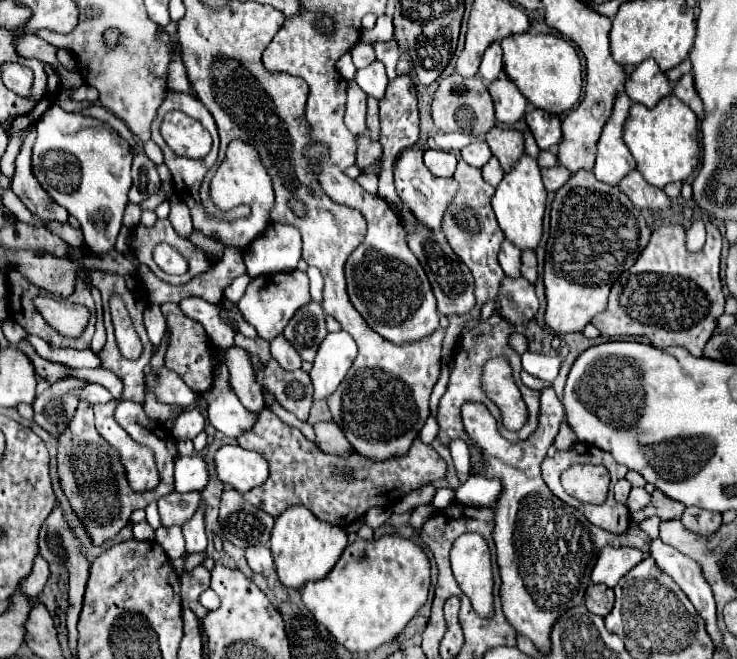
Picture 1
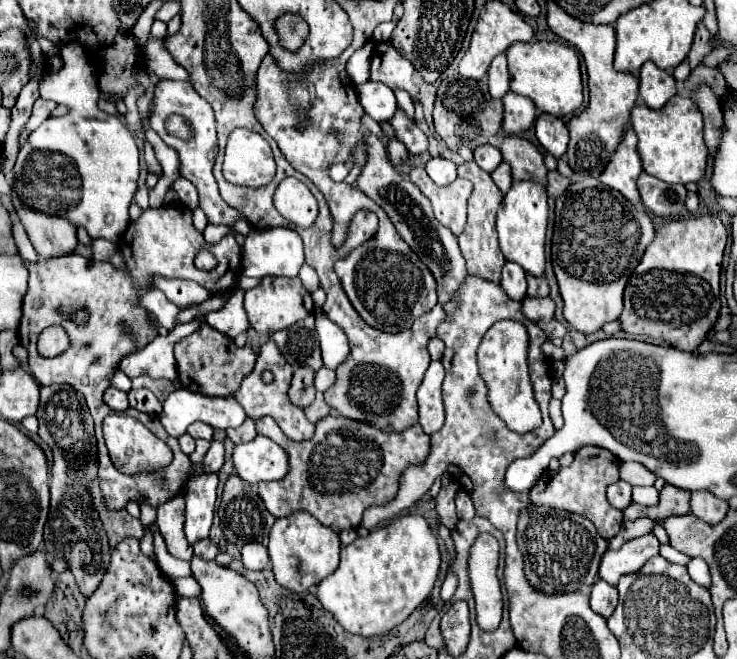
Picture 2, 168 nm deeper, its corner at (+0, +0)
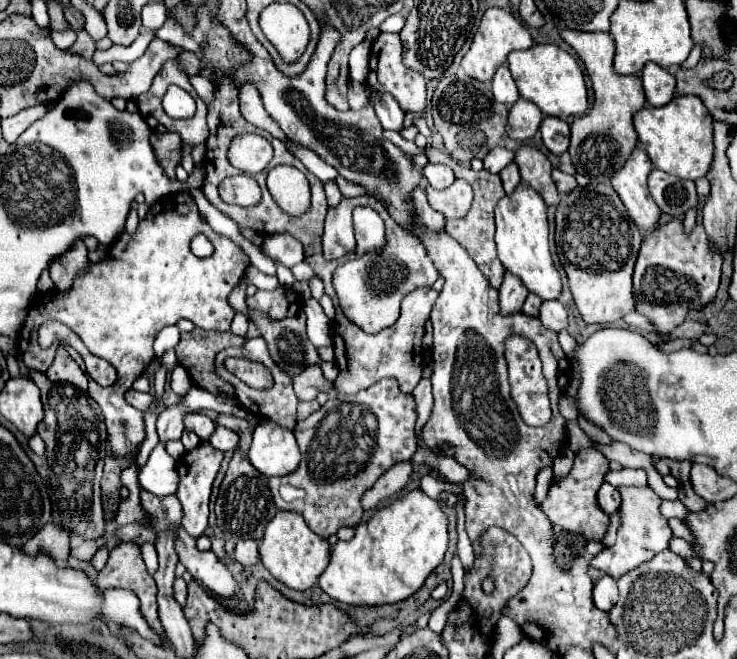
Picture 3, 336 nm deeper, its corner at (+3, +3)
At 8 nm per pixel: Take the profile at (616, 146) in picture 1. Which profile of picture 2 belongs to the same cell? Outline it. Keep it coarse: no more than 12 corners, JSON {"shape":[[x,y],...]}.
{"shape":[[625,127],[599,181],[639,201],[637,135]]}

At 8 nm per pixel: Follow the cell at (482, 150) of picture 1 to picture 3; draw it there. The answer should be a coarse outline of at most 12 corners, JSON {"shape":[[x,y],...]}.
{"shape":[[496,146],[486,158],[484,168],[500,174],[514,160],[514,152]]}

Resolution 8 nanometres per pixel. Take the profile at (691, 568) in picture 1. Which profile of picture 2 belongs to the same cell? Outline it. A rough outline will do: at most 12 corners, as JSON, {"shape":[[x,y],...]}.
{"shape":[[693,557],[687,571],[697,585],[711,587],[709,567]]}

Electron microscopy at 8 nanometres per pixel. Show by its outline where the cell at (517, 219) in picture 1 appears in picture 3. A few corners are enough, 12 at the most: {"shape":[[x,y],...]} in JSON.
{"shape":[[526,184],[496,204],[502,266],[556,300],[542,196]]}

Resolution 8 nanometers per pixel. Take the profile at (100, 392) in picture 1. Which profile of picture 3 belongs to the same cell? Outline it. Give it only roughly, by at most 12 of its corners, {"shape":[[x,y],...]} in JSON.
{"shape":[[128,392],[128,402],[146,412],[154,400],[152,394]]}

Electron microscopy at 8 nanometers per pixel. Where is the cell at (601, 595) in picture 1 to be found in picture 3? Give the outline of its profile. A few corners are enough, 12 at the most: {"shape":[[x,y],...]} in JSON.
{"shape":[[612,576],[594,584],[594,604],[610,610],[618,600],[618,586]]}

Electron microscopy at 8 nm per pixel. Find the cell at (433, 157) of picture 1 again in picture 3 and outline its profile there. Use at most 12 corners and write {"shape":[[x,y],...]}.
{"shape":[[428,164],[424,176],[436,190],[454,182],[454,172],[444,164]]}

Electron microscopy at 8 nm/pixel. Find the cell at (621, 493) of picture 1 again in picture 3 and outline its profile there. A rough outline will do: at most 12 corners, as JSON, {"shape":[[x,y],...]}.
{"shape":[[602,484],[598,506],[606,514],[620,508],[620,494],[614,486]]}

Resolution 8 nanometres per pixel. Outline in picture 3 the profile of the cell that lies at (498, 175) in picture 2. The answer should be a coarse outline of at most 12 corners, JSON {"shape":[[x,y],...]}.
{"shape":[[514,162],[500,172],[506,194],[522,182]]}

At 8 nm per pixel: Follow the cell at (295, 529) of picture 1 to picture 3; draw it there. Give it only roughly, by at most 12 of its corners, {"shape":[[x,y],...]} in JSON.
{"shape":[[296,512],[266,526],[260,560],[308,590],[330,560],[328,540]]}

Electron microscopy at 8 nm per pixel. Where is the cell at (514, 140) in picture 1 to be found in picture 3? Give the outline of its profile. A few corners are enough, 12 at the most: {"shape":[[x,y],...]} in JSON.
{"shape":[[522,146],[514,160],[522,180],[548,206],[560,196],[550,160],[534,146]]}

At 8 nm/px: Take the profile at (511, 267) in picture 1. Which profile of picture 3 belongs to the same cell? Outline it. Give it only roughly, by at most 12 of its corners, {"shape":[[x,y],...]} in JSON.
{"shape":[[506,272],[498,296],[500,314],[518,312],[528,290]]}

